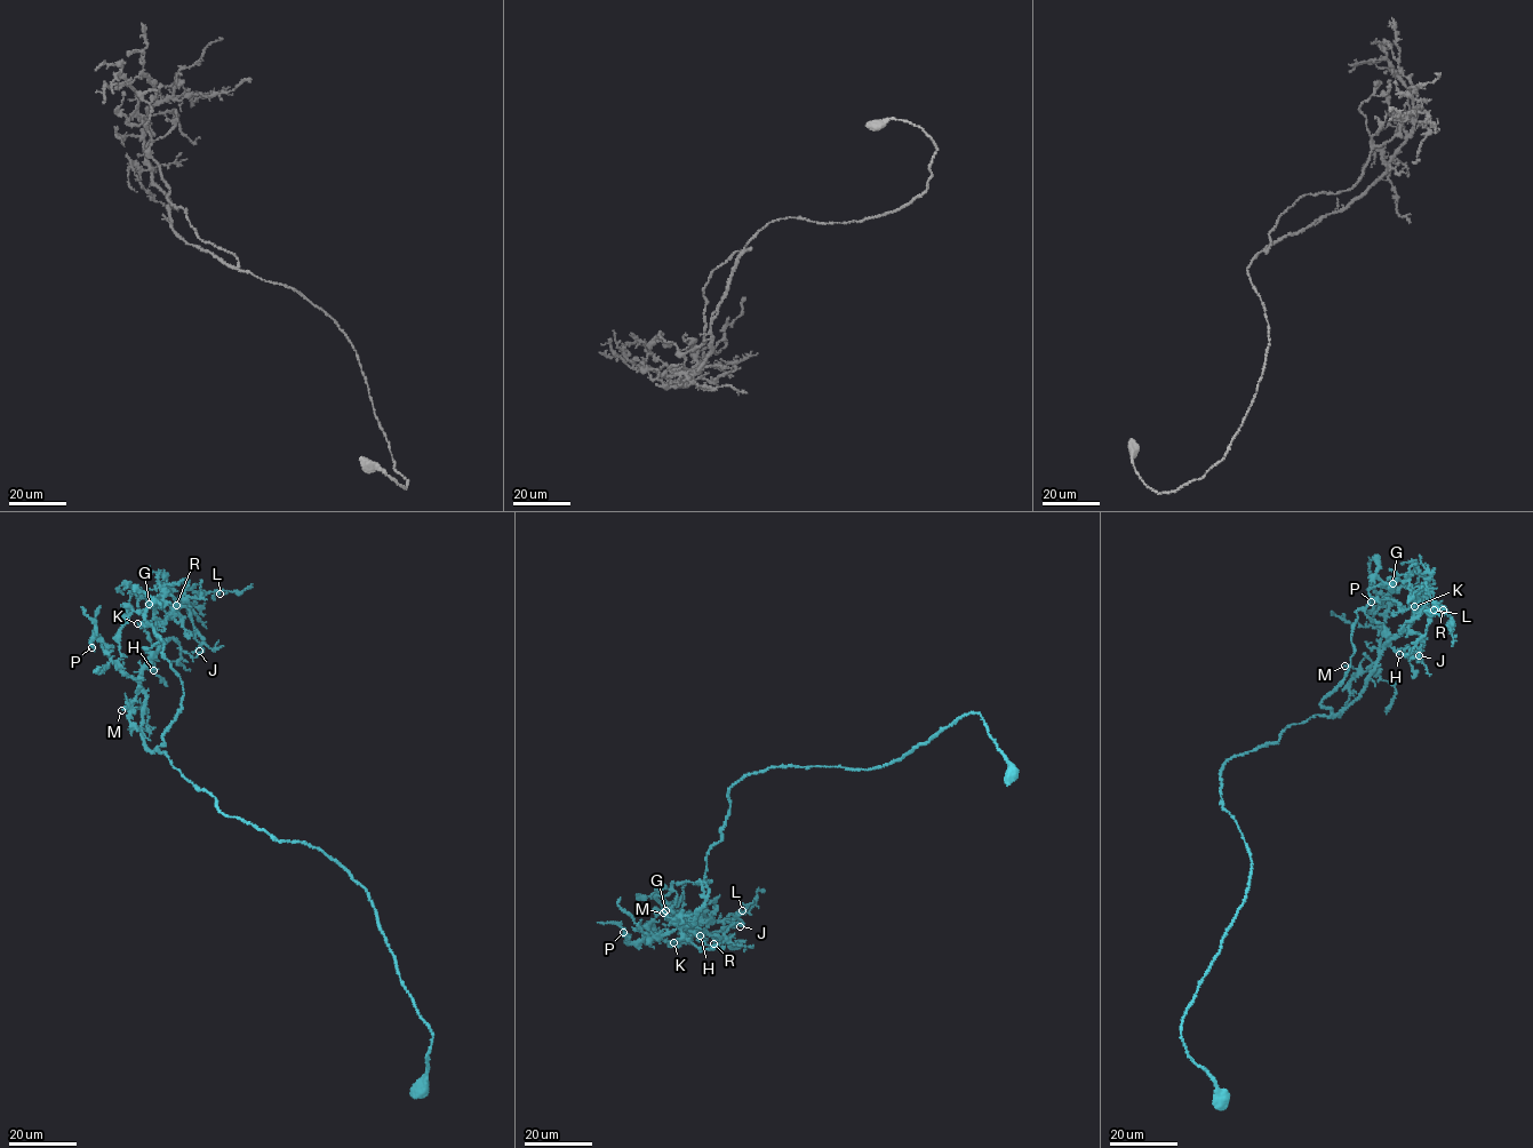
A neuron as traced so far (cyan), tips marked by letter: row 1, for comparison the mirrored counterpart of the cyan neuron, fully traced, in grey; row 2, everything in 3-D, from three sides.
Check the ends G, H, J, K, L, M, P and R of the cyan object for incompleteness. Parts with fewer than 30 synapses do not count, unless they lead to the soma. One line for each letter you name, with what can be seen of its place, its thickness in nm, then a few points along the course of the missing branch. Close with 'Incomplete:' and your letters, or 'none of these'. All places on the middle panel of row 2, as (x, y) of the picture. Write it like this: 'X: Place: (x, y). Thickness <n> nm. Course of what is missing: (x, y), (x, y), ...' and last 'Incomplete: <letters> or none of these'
Incomplete: none of these

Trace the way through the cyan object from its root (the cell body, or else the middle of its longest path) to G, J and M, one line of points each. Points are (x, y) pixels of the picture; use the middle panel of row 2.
G: (1011, 774), (971, 712), (881, 767), (750, 774), (707, 858), (708, 899), (684, 927), (697, 931), (665, 910)
J: (1011, 774), (971, 712), (881, 767), (743, 776), (707, 858), (708, 899), (684, 927), (721, 938), (740, 926)
M: (1011, 774), (971, 712), (881, 767), (750, 774), (729, 788), (694, 923), (680, 929), (663, 913)

